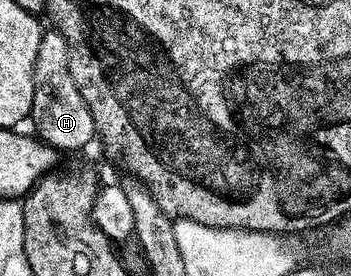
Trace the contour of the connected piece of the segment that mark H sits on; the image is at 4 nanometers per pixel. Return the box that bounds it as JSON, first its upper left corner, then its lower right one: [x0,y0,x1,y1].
[31,30,98,154]

